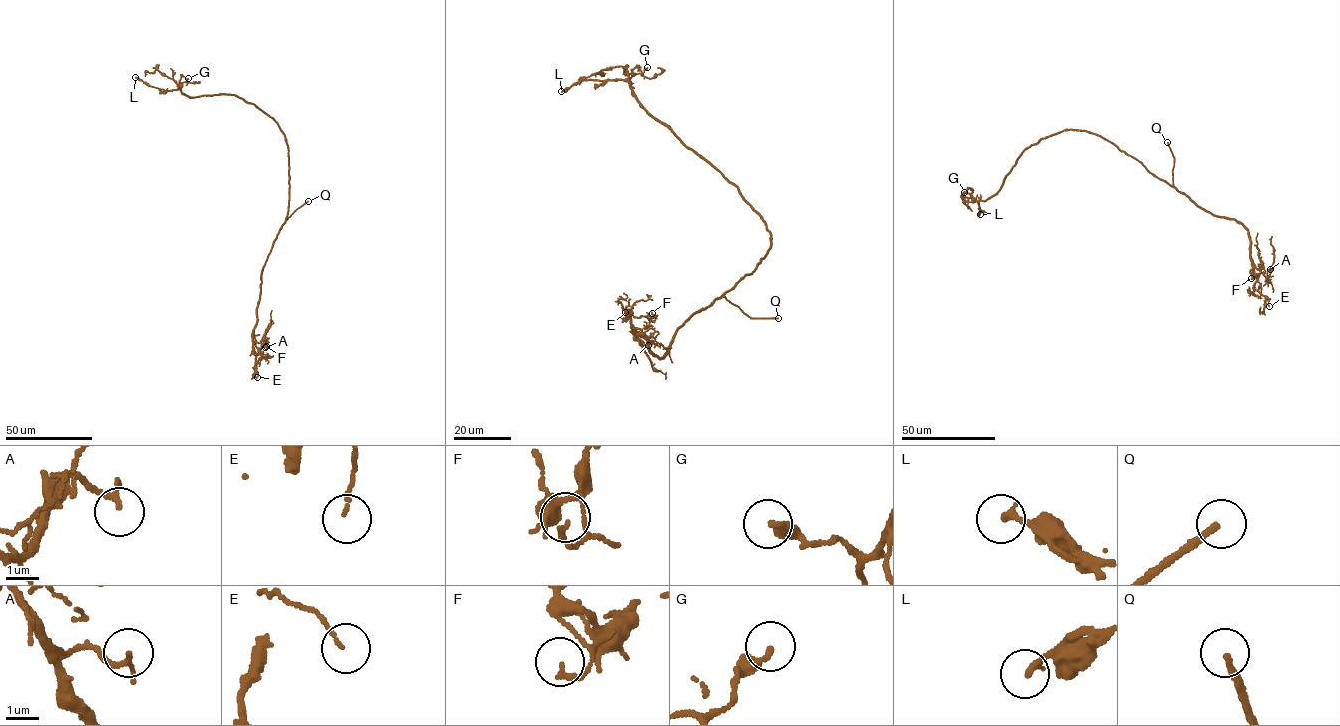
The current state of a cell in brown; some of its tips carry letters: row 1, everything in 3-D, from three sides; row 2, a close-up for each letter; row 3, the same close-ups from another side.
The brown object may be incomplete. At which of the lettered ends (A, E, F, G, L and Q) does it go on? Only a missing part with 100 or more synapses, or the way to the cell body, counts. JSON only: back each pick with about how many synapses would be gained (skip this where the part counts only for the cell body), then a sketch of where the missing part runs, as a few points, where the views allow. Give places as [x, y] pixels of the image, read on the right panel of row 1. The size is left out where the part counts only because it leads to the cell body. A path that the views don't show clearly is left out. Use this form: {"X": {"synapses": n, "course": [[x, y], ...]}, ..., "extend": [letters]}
{"Q": {"course": [[1167, 142], [1168, 122]]}, "extend": ["Q"]}

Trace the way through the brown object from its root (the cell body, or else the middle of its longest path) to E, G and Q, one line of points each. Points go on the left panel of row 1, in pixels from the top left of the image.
E: (289, 177), (288, 213), (262, 273), (257, 323), (253, 335), (257, 377)
G: (289, 177), (286, 139), (274, 119), (254, 104), (231, 94), (194, 97), (184, 94), (179, 87), (188, 78)
Q: (289, 177), (288, 213), (280, 229), (291, 214), (308, 201)

